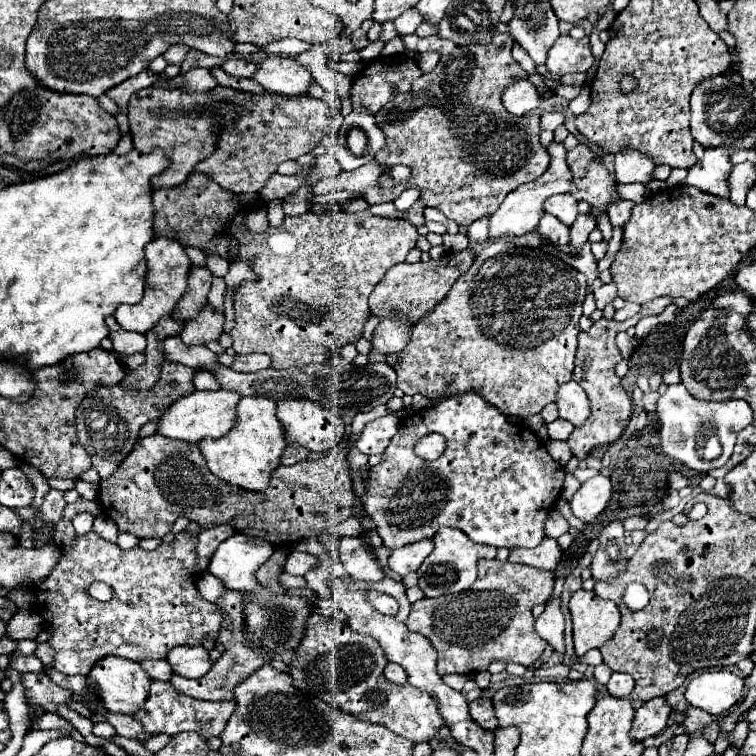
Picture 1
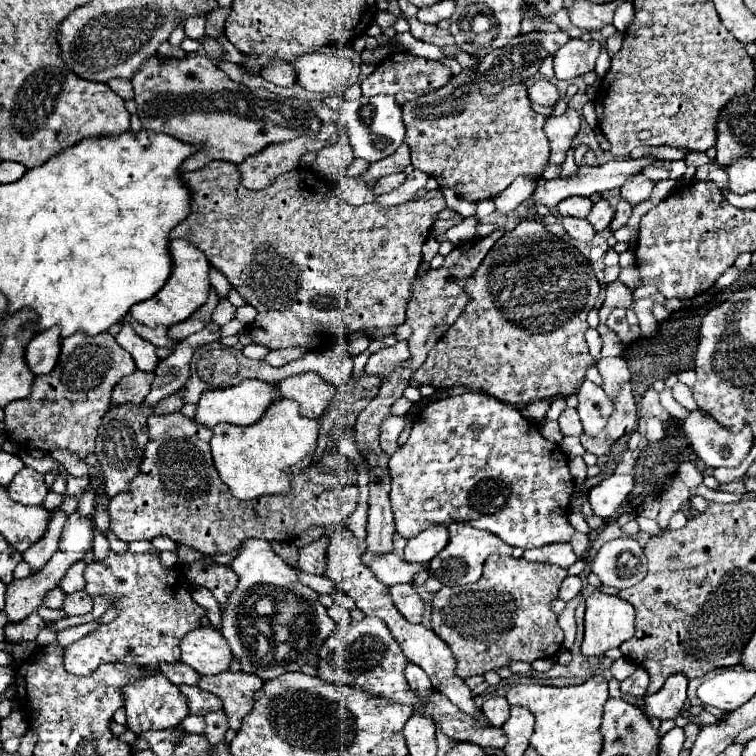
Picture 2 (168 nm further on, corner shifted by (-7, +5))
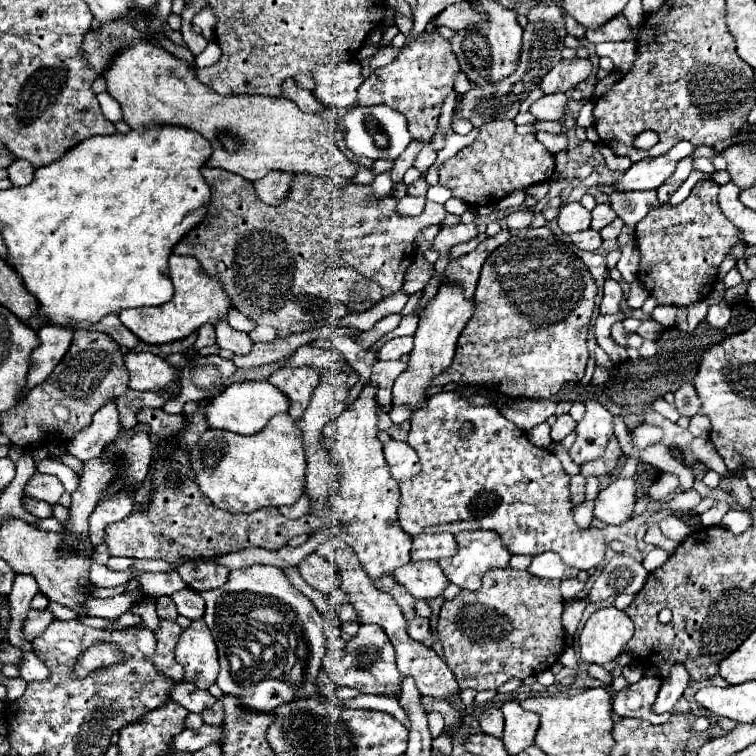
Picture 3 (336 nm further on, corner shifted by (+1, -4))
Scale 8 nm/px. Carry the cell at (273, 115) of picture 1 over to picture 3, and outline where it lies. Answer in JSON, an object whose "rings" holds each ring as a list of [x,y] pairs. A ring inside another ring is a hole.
{"rings":[[[270,172],[268,176],[264,176],[264,180],[258,180],[254,184],[254,188],[256,188],[260,200],[264,200],[266,204],[278,206],[288,198],[292,180],[294,180],[294,176],[288,176],[284,172]]]}

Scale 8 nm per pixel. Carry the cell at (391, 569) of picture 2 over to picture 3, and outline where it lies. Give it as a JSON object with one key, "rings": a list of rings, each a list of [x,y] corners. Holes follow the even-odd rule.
{"rings":[[[410,562],[394,572],[394,578],[416,598],[434,600],[442,596],[448,588],[448,578],[444,576],[438,562]]]}

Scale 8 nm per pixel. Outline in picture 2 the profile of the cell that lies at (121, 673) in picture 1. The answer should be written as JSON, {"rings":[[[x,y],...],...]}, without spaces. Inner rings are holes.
{"rings":[[[162,673],[144,675],[136,681],[122,687],[124,697],[124,709],[128,715],[128,729],[134,733],[142,733],[148,729],[170,729],[176,727],[186,715],[188,707],[184,707],[184,697],[180,695],[178,687],[172,685]]]}

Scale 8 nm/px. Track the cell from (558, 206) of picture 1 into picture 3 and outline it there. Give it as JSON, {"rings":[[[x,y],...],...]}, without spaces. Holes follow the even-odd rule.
{"rings":[[[580,202],[564,204],[558,212],[558,226],[564,234],[574,234],[574,232],[588,230],[590,220],[592,220],[592,214]]]}

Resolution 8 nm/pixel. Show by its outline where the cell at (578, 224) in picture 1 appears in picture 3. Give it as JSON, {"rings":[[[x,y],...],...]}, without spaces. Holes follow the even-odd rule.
{"rings":[[[596,204],[596,208],[592,210],[592,228],[594,230],[602,230],[614,218],[616,218],[616,212],[612,210],[610,204]]]}

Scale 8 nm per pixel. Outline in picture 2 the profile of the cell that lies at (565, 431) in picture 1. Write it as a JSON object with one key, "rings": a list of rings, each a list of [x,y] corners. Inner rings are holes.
{"rings":[[[564,409],[560,419],[560,431],[566,435],[566,437],[580,437],[584,431],[582,431],[582,423],[580,423],[580,417],[576,413],[576,409]]]}

